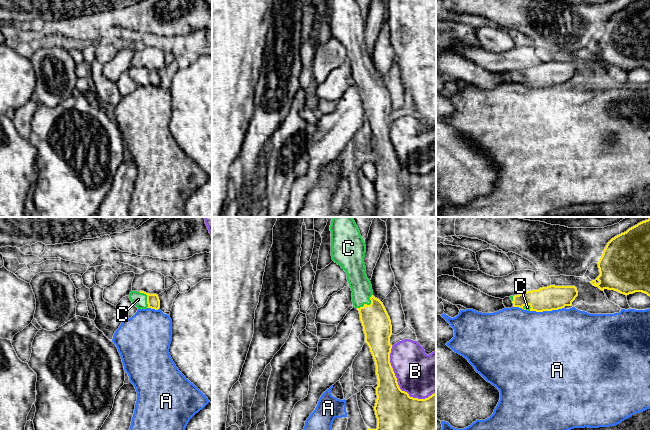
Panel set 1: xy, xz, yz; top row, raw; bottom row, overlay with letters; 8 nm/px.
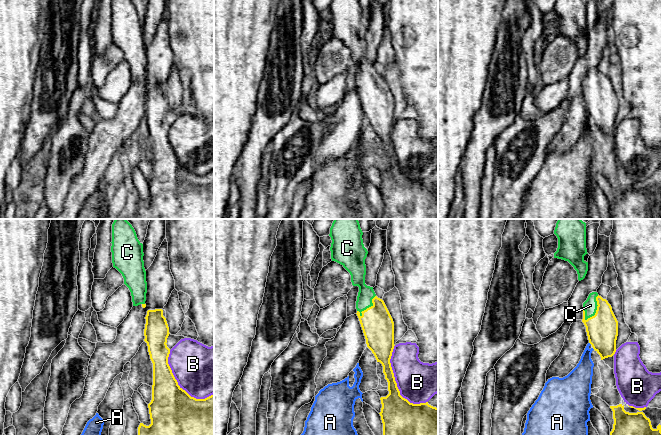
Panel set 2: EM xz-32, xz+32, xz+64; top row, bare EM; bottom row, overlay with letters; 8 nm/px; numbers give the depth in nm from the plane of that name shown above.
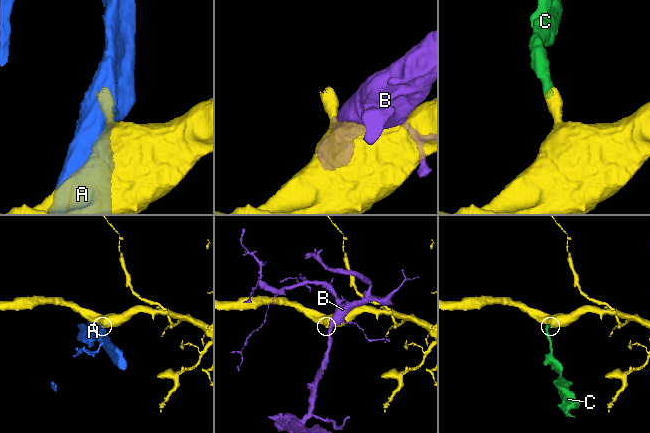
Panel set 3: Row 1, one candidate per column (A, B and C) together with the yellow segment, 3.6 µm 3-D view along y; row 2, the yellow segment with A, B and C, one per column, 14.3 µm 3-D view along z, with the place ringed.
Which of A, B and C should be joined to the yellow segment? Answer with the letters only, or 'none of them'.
C

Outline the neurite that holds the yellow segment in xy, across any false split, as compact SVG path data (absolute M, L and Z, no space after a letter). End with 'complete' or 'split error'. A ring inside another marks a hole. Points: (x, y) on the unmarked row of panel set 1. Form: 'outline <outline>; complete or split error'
outline M131 67L129 74L138 85L155 85L160 84L160 76L157 70L149 70L144 67Z; split error

